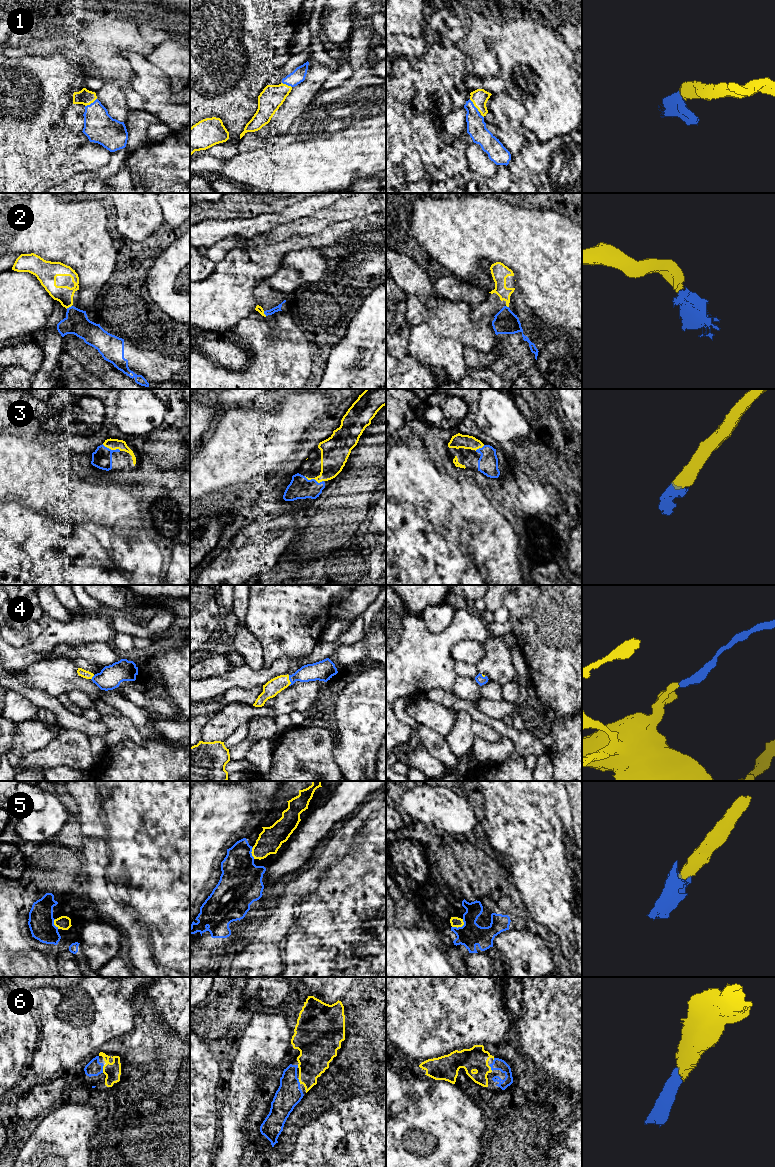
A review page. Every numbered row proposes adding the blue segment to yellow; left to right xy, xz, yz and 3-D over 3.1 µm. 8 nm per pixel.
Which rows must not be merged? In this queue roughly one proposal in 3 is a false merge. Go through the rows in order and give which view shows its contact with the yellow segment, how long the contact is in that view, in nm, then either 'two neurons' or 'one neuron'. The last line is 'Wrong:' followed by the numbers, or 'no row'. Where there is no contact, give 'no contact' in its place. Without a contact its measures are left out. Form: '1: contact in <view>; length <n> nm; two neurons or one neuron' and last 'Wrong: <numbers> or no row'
1: contact in yz; length 130 nm; one neuron
2: contact in xy; length 50 nm; one neuron
3: contact in xz; length 170 nm; one neuron
4: contact in xz; length 90 nm; one neuron
5: contact in yz; length 120 nm; one neuron
6: contact in xy; length 70 nm; one neuron
Wrong: no row

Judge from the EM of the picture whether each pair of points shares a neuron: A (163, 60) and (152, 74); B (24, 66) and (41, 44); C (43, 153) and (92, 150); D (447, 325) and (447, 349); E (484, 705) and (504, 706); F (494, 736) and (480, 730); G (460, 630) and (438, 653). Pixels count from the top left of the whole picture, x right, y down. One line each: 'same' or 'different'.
A: different
B: different
C: different
D: different
E: same
F: same
G: same

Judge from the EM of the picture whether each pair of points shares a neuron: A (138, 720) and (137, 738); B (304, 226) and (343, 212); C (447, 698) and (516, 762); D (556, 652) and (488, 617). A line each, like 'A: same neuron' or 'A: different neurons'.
A: different neurons
B: same neuron
C: different neurons
D: different neurons

